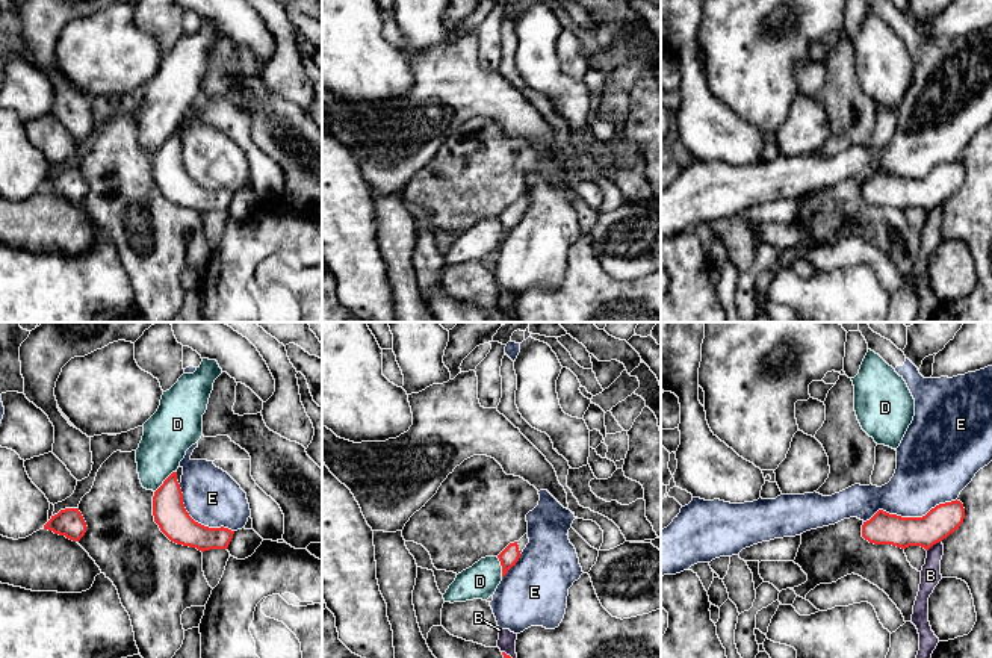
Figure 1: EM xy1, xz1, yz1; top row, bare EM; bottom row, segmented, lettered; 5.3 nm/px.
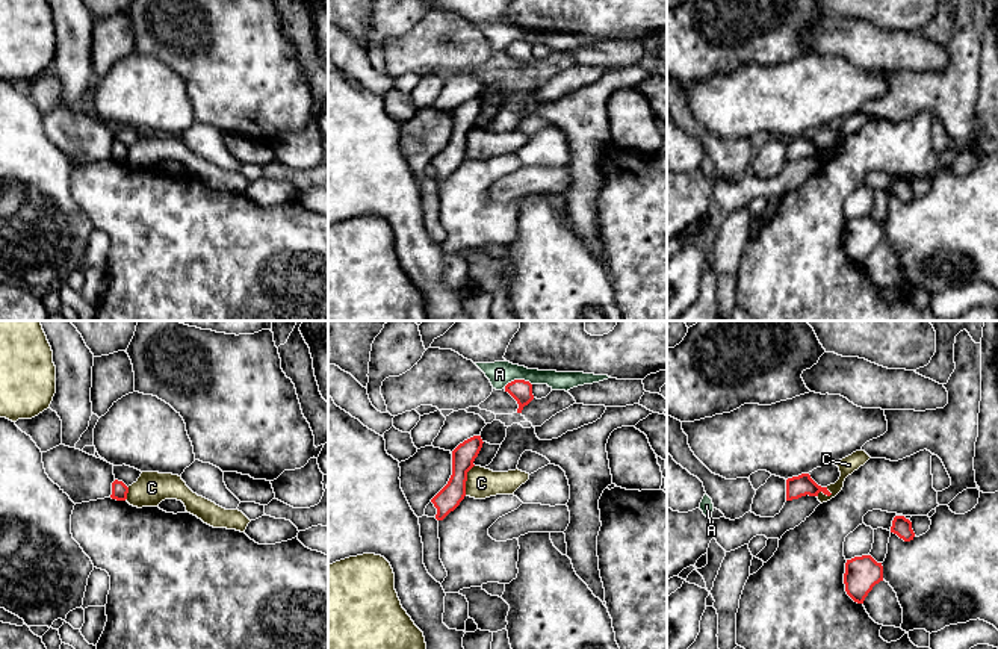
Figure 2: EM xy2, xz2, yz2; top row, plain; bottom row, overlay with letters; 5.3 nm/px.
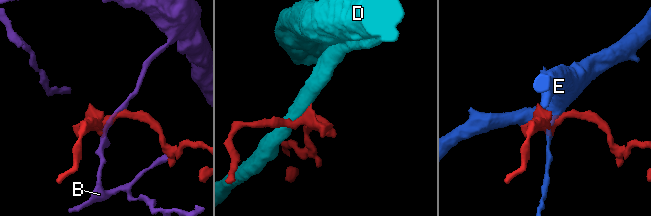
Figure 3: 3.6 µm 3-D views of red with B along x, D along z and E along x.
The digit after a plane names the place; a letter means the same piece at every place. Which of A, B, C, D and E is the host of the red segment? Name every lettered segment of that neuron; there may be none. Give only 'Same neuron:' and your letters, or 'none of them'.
Same neuron: none of them

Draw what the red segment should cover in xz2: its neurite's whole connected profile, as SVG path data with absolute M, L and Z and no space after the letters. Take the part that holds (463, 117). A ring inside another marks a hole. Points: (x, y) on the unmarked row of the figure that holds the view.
M473 97L452 112L452 136L448 145L431 160L437 169L435 180L443 182L466 157L467 133L482 109L481 97Z

